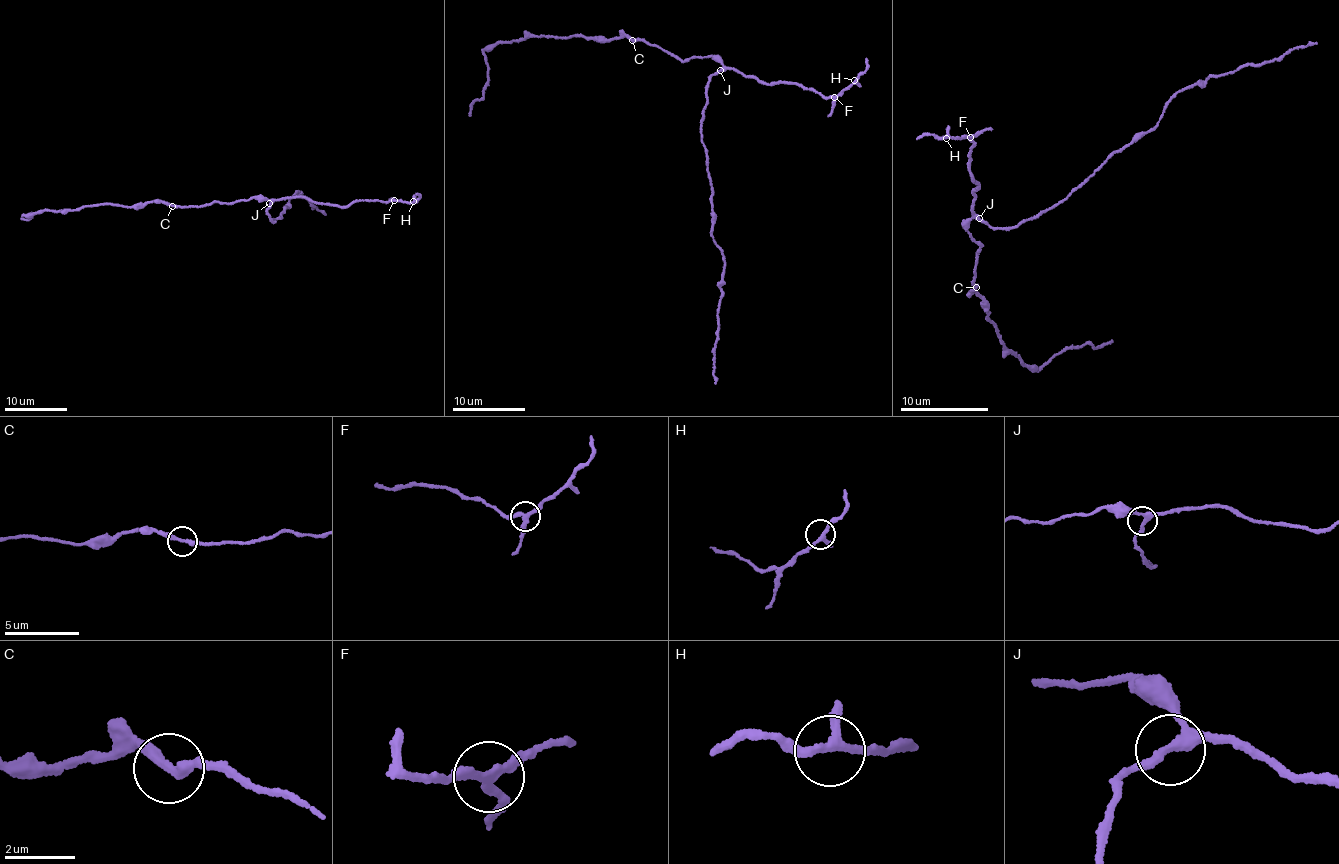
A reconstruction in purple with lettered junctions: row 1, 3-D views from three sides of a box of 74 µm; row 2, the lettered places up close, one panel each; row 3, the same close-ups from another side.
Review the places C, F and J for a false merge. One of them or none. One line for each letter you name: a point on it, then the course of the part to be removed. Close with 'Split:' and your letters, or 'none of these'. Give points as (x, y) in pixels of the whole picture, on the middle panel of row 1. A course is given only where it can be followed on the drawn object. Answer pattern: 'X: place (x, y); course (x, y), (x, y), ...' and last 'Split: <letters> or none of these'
F: place (834, 97); course (835, 98), (855, 84), (866, 68), (865, 57)
Split: F

